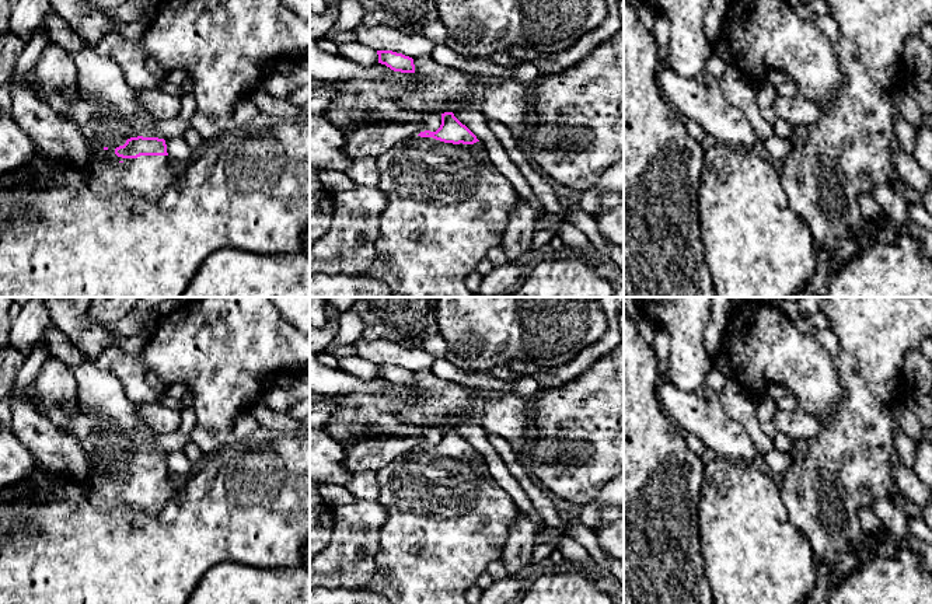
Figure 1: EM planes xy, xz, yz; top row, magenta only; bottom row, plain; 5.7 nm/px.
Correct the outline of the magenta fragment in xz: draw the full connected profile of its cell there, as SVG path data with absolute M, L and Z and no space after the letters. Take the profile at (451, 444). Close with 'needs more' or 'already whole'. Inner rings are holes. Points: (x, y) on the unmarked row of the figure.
M444 426L441 427L441 439L436 446L425 444L418 450L398 455L390 464L377 471L377 482L380 490L377 500L387 512L387 521L380 531L376 572L364 590L387 597L391 604L468 604L465 600L465 591L477 584L478 577L486 572L488 565L492 561L502 558L510 527L521 513L510 495L489 474L485 460L454 430L453 426Z; needs more

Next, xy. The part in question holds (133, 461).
M84 359L71 373L78 390L78 412L62 430L74 436L92 461L88 472L92 505L108 512L118 505L153 517L177 496L178 483L170 474L165 453L158 447L156 433L136 415L136 404L125 394L122 380Z; needs more

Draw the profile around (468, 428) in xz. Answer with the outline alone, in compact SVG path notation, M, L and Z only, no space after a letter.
M460 418L453 427L485 460L489 474L510 495L520 512L528 514L533 521L547 528L540 513L521 488L519 479L507 469L499 453L488 441L486 430L482 427L478 418Z

